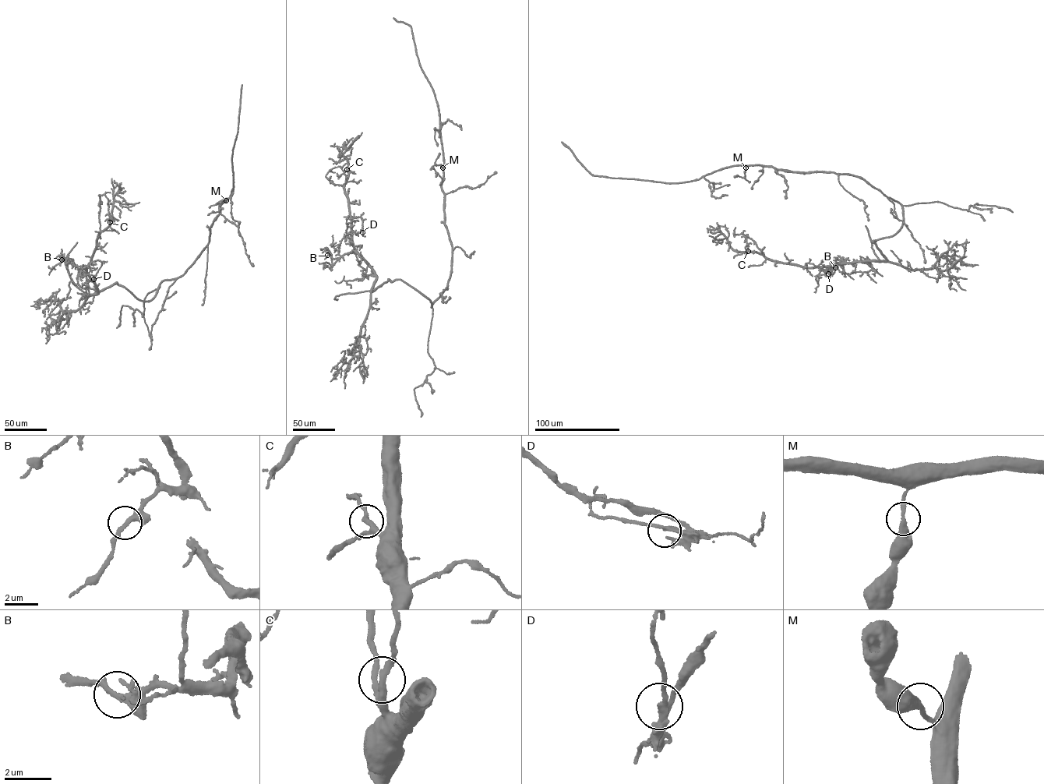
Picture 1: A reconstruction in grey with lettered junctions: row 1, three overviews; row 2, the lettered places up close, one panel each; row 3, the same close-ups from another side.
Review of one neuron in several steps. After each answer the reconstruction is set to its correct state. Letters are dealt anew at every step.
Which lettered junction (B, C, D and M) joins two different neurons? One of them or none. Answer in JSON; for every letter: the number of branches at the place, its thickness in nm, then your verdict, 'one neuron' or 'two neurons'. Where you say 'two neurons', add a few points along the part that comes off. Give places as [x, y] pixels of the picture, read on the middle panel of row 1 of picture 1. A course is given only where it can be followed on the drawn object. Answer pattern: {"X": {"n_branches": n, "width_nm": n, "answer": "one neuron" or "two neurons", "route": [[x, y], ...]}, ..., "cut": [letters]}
{"B": {"n_branches": 2, "width_nm": 300, "answer": "one neuron"}, "C": {"n_branches": 2, "width_nm": 260, "answer": "one neuron"}, "D": {"n_branches": 2, "width_nm": 240, "answer": "one neuron"}, "M": {"n_branches": 2, "width_nm": 280, "answer": "one neuron"}, "cut": []}

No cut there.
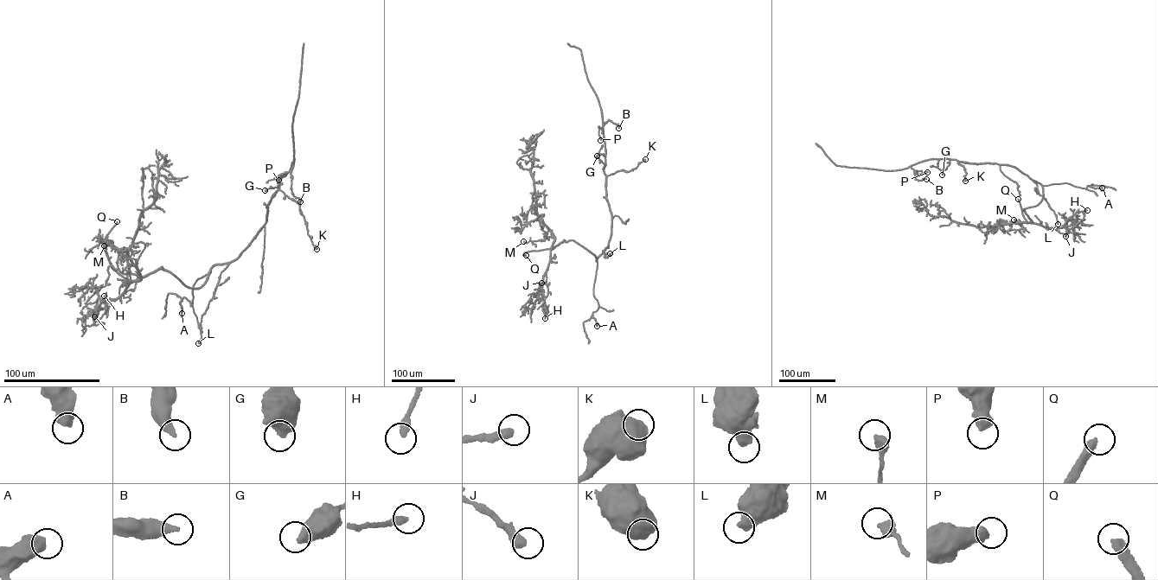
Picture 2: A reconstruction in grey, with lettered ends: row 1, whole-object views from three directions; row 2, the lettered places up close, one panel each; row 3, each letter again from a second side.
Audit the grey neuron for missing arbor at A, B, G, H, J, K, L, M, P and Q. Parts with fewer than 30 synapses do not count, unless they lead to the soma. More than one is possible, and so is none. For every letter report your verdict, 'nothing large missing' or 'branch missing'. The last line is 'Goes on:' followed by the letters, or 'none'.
A: nothing large missing
B: nothing large missing
G: nothing large missing
H: nothing large missing
J: nothing large missing
K: nothing large missing
L: nothing large missing
M: nothing large missing
P: nothing large missing
Q: branch missing
Goes on: Q

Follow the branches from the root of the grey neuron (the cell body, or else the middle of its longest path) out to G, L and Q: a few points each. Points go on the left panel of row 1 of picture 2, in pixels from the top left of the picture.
G: (240, 253), (267, 219), (266, 207), (278, 188), (279, 180), (278, 187), (265, 190)
L: (240, 253), (220, 272), (213, 298), (201, 315), (198, 343)
Q: (240, 253), (214, 265), (197, 288), (161, 267), (131, 280), (112, 268), (106, 251), (105, 238), (117, 221)

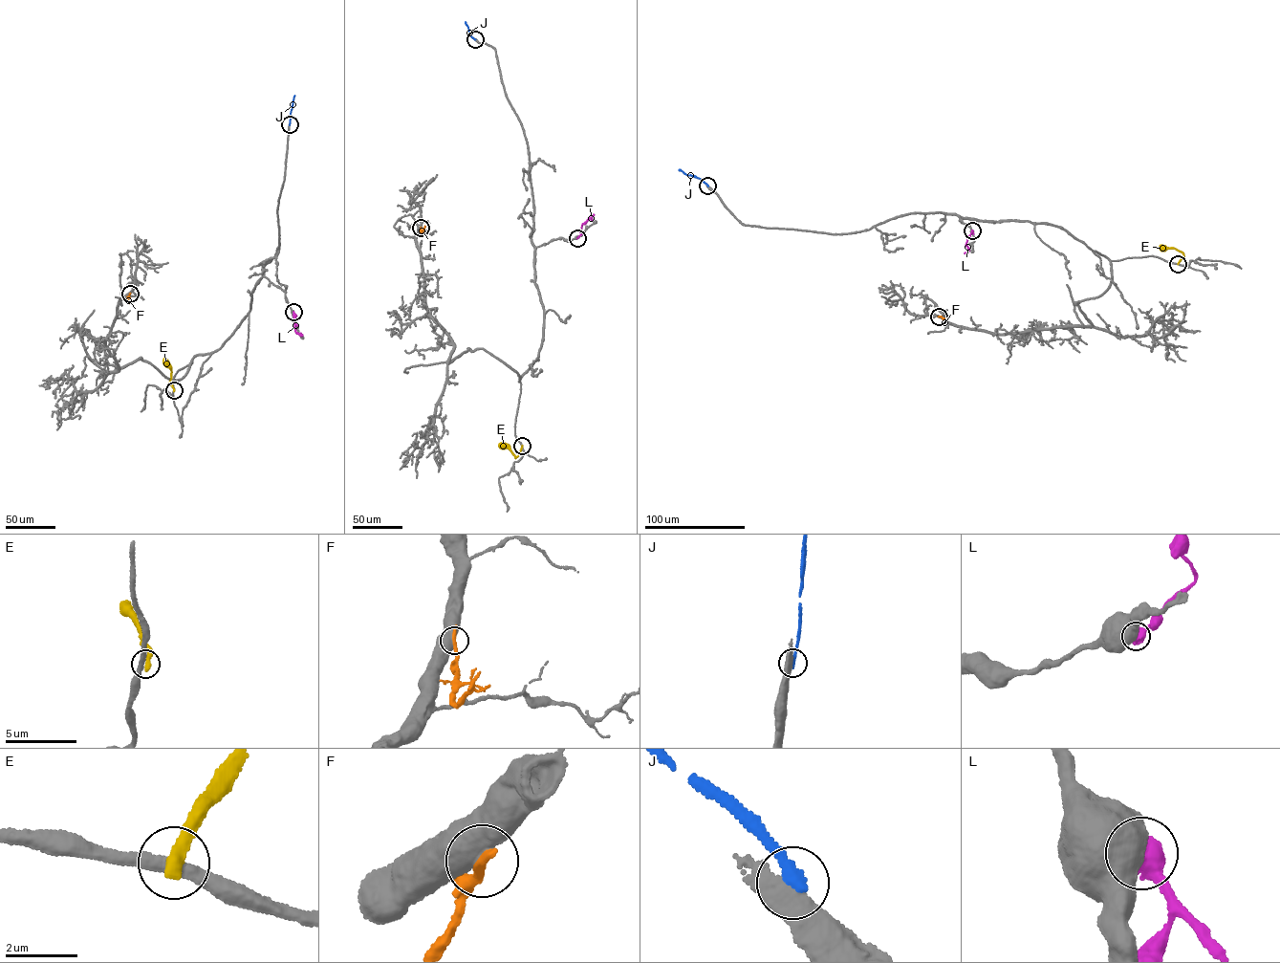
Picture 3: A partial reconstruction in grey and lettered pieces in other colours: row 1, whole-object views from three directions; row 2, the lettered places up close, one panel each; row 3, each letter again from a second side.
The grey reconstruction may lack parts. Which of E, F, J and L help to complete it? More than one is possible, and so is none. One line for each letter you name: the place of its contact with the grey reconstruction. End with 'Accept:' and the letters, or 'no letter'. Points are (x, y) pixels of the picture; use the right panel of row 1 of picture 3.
Accept: no letter

